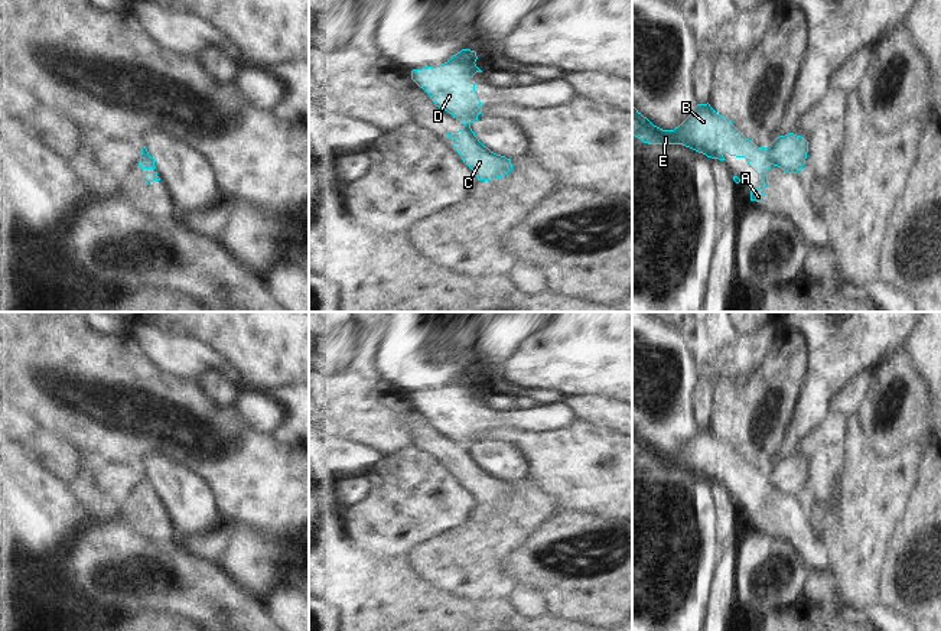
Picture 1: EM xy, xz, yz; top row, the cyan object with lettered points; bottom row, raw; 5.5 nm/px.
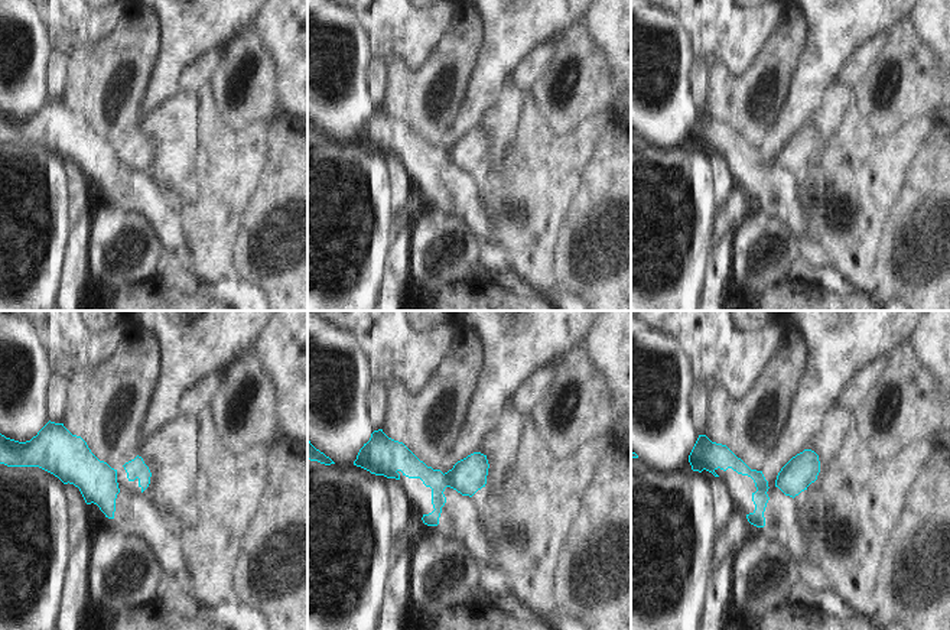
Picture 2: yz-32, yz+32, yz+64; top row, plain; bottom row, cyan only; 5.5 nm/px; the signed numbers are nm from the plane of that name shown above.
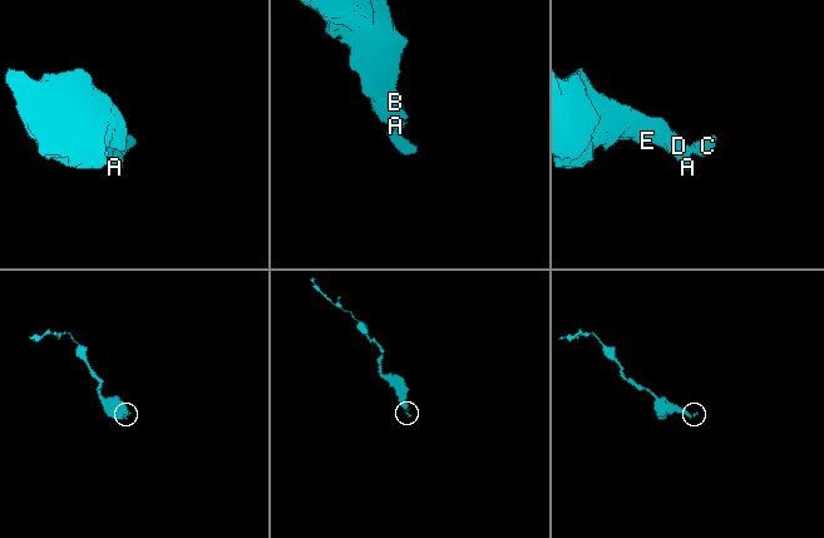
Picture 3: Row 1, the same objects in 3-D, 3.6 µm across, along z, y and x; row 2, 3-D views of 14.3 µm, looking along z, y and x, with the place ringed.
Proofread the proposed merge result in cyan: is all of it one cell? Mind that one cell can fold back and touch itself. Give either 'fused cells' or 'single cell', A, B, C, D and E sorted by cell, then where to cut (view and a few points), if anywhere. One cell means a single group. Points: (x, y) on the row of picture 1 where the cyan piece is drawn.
fused cells; groups A B D E / C; cut yz (767, 148), (767, 156), (771, 163)

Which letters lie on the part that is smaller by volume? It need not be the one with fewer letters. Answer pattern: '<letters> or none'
C

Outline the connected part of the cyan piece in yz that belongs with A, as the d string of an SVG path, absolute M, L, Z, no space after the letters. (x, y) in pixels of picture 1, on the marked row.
M709 103L697 104L674 130L654 126L632 105L632 134L648 144L683 144L712 159L725 160L725 153L745 157L758 173L758 186L750 191L750 201L762 202L771 166L768 147L758 147L746 139L729 117L717 114Z

